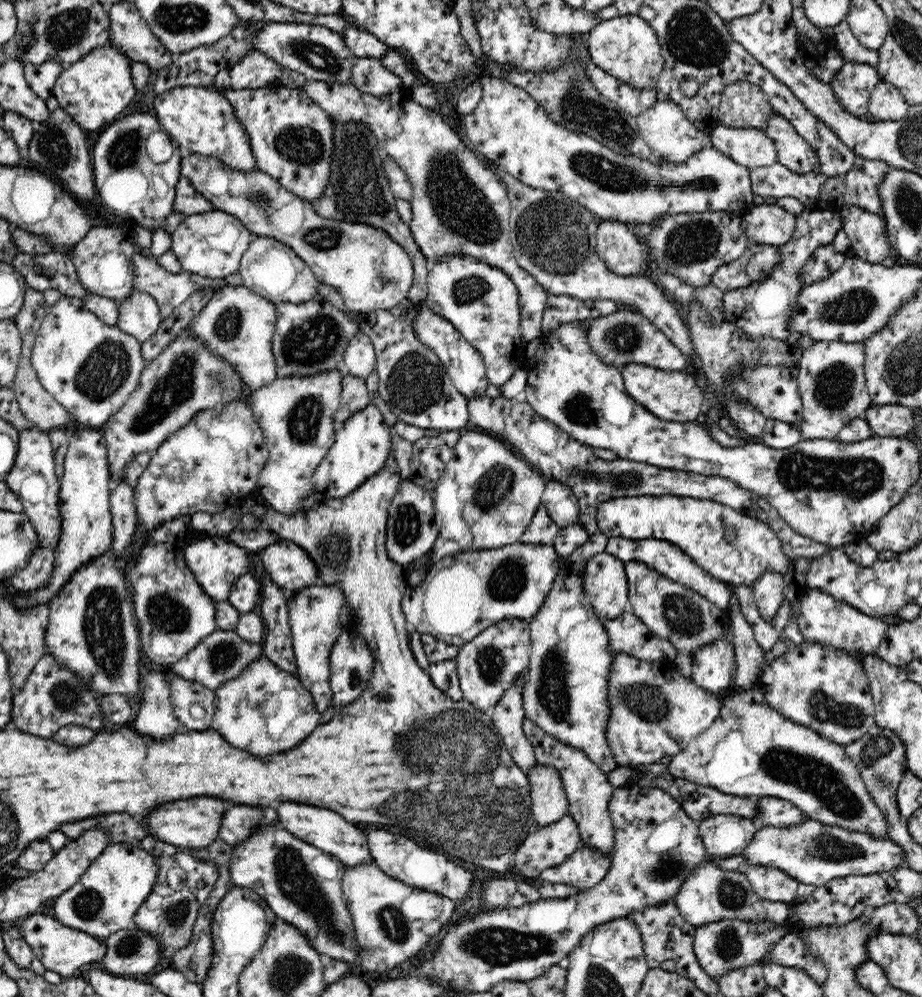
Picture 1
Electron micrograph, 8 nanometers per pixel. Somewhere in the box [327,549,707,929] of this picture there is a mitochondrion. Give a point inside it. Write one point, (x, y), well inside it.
(485, 820)

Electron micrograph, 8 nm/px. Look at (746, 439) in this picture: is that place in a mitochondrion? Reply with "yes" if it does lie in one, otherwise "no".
no

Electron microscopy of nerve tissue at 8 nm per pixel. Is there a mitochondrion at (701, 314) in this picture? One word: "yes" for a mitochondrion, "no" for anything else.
no

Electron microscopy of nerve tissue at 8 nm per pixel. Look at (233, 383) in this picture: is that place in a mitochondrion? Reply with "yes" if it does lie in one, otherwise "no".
no

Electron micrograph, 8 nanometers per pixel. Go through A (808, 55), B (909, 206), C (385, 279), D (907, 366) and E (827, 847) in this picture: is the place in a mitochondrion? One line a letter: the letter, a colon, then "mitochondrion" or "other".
A: other
B: mitochondrion
C: mitochondrion
D: mitochondrion
E: mitochondrion

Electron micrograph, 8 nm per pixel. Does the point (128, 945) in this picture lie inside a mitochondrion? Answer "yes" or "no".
yes

